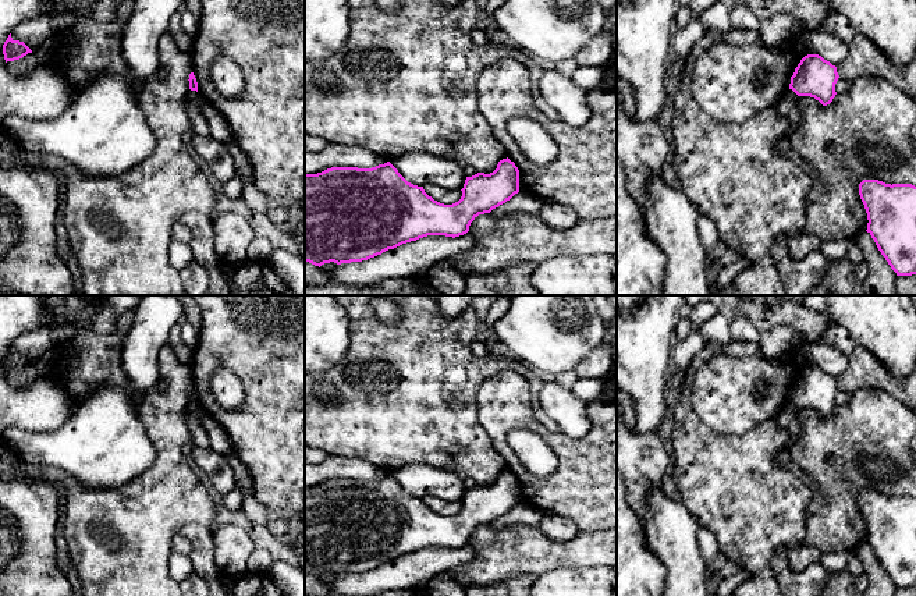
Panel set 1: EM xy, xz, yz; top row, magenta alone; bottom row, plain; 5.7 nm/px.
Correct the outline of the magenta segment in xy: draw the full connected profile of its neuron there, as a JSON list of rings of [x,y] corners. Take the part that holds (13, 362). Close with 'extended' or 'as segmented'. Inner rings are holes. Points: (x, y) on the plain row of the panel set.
[[[10,345],[7,352],[3,356],[3,366],[6,375],[19,372],[28,365],[32,365],[32,362],[24,354],[14,352]]]; as segmented

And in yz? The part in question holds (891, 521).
[[[863,492],[859,507],[867,525],[867,544],[897,588],[916,586],[916,499]]]; as segmented

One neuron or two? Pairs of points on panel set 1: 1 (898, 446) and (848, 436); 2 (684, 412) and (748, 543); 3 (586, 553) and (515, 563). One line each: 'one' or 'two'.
1: one
2: one
3: one

